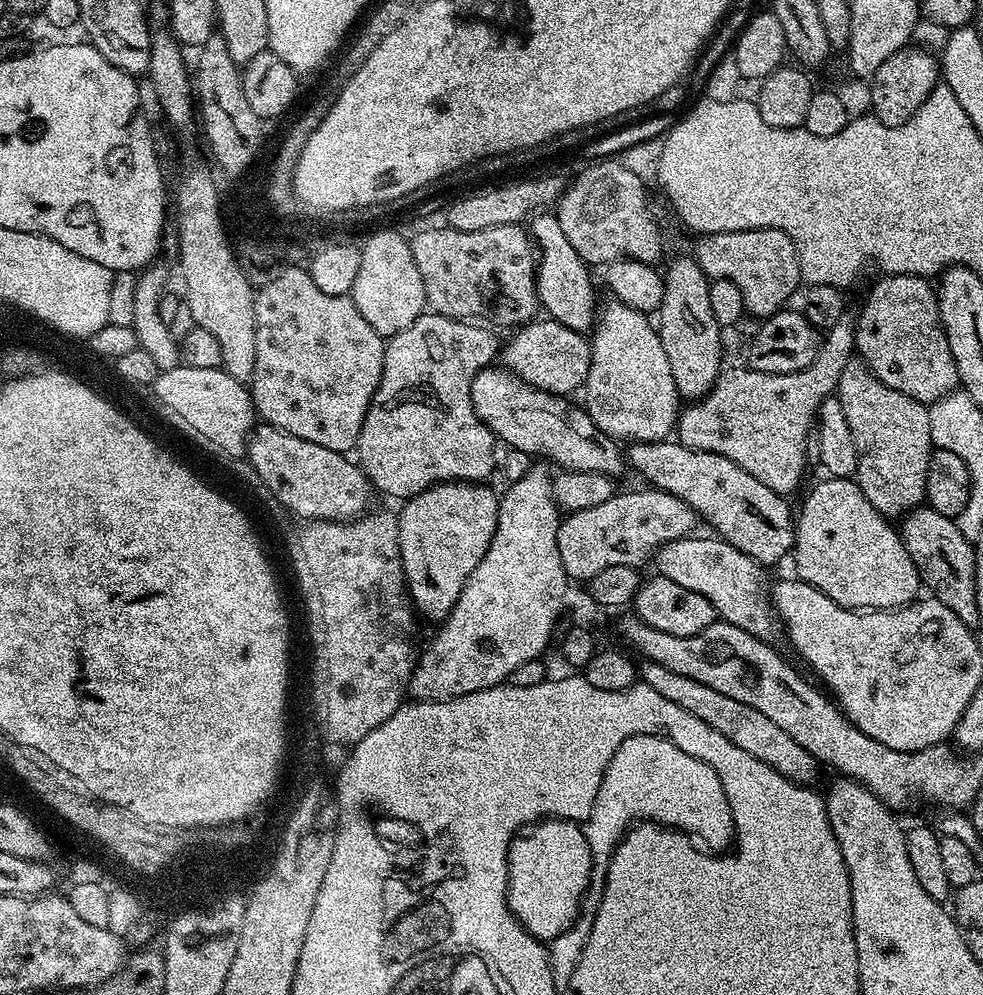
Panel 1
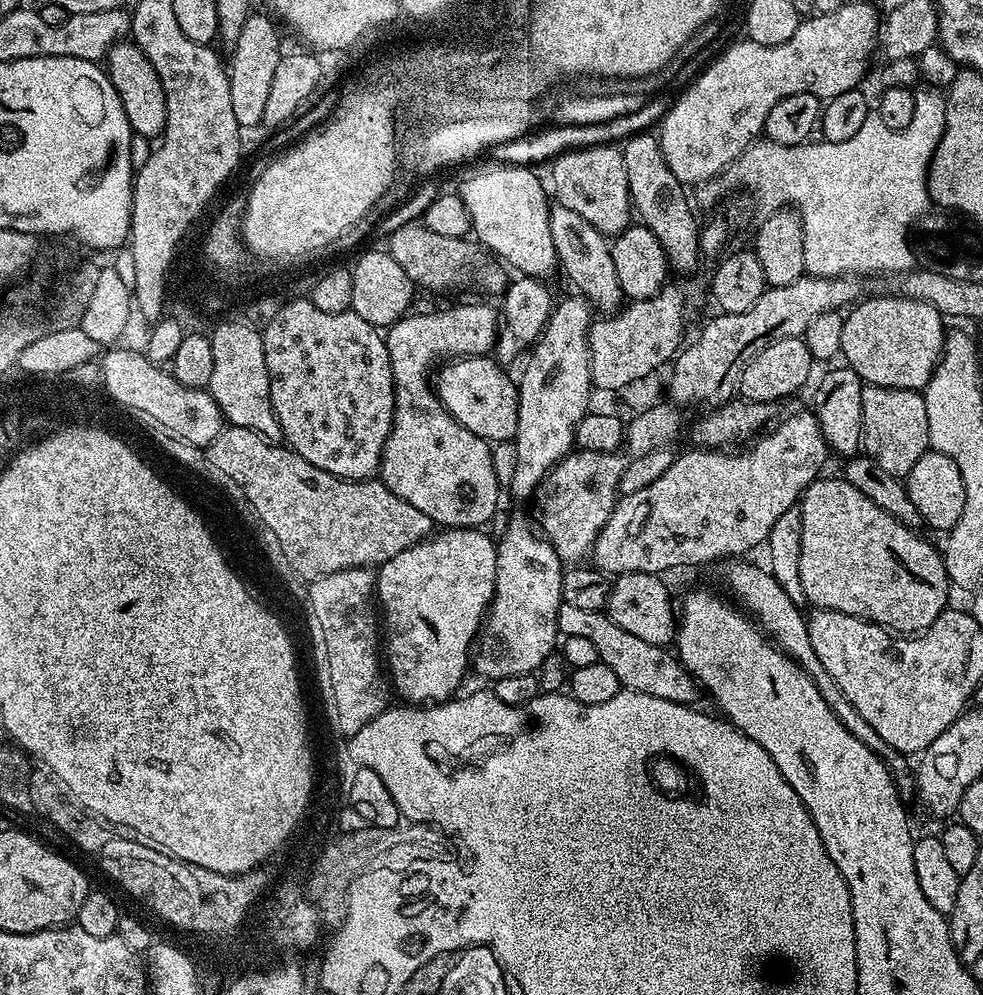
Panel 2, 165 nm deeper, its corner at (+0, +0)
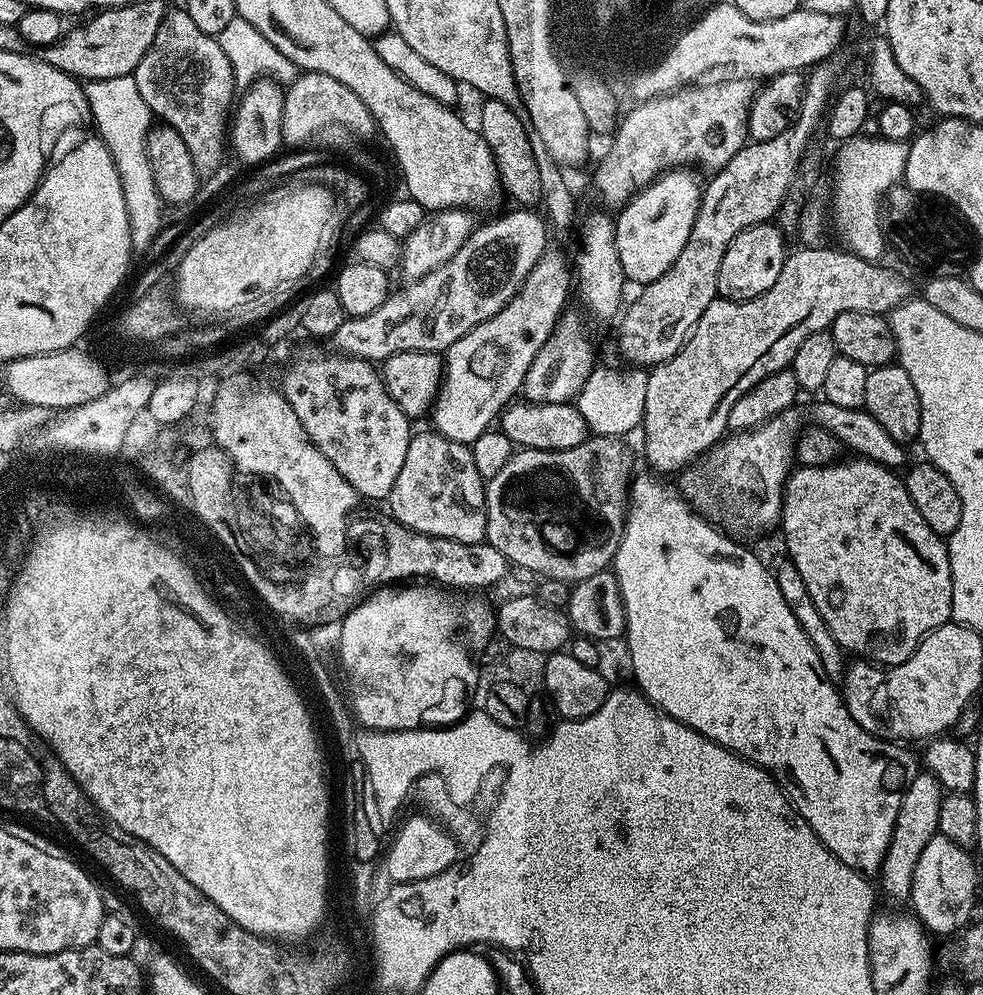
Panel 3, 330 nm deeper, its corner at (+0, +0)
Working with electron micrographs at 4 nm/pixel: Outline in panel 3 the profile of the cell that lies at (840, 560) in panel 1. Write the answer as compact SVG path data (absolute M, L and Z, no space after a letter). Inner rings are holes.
M863 458L853 459L853 464L849 462L833 465L831 468L805 468L803 466L797 467L789 476L787 484L784 485L784 505L780 508L780 522L779 527L784 528L784 544L788 547L786 552L787 559L792 561L792 565L796 568L796 575L800 578L800 583L804 586L804 594L808 600L814 604L818 610L818 614L822 616L826 622L826 626L829 627L830 632L834 638L843 648L845 653L857 652L857 657L863 658L868 662L875 662L880 666L891 666L893 664L901 664L906 662L906 658L910 658L914 654L914 650L919 646L927 636L929 636L933 630L938 626L949 623L952 619L952 583L950 582L950 558L948 557L948 545L945 537L940 536L934 530L930 530L930 526L926 526L926 521L923 520L922 514L918 514L918 509L914 506L914 502L910 502L910 494L906 494L904 489L903 479L893 469L883 468L880 464L876 464L873 460L865 460Z

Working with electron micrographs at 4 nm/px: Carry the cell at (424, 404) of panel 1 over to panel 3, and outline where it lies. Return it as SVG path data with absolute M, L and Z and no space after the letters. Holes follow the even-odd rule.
M435 430L417 431L413 435L410 446L406 450L406 462L402 462L402 470L398 478L394 478L394 490L390 490L386 501L387 511L398 524L427 536L454 538L458 542L479 544L488 535L486 522L488 508L484 505L486 481L478 474L478 466L474 466L474 458L469 445L441 436Z

